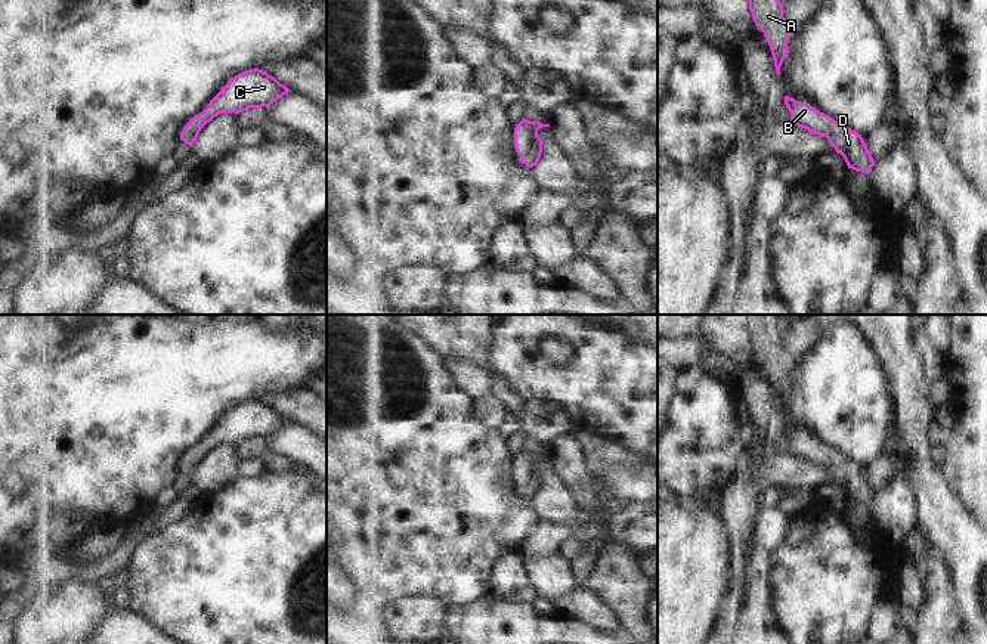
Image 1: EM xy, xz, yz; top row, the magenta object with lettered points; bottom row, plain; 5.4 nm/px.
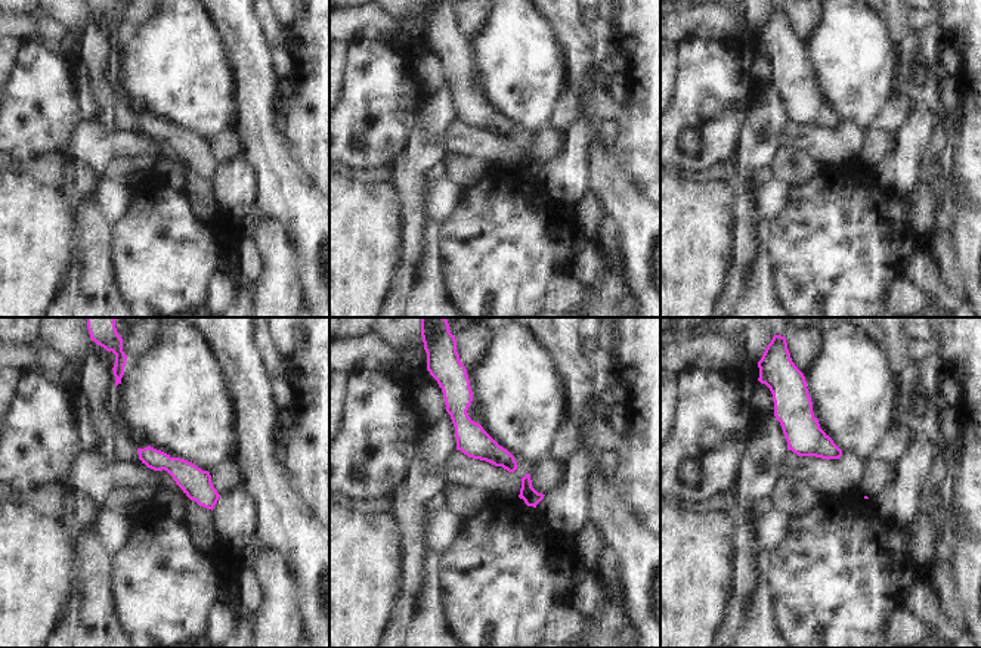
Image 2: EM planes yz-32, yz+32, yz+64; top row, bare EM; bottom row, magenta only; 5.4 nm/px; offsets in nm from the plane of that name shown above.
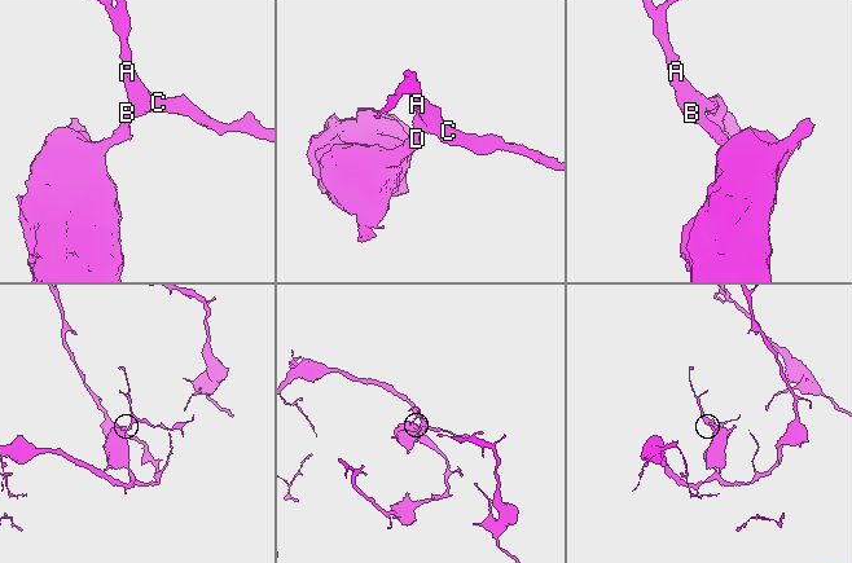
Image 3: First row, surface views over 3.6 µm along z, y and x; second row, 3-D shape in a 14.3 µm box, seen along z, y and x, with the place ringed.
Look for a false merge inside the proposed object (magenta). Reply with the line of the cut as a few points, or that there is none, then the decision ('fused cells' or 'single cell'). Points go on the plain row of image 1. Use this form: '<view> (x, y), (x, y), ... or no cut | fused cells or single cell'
no cut | single cell

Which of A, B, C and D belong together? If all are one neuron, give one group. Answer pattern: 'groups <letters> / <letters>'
groups A B C D

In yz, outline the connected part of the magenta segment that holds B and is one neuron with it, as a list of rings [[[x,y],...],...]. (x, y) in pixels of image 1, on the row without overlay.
[[[785,427],[785,436],[790,443],[792,453],[814,465],[826,467],[835,482],[844,487],[848,499],[870,504],[876,492],[872,489],[861,465],[817,442],[810,434]]]

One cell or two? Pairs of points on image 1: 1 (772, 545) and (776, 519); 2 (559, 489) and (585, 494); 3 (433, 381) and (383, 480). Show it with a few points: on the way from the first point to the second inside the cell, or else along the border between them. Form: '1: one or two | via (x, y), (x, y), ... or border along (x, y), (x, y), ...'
1: one | via (772, 539), (772, 525)
2: two | border along (553, 464), (576, 497), (582, 510)
3: one | via (429, 406), (405, 432), (404, 460)

